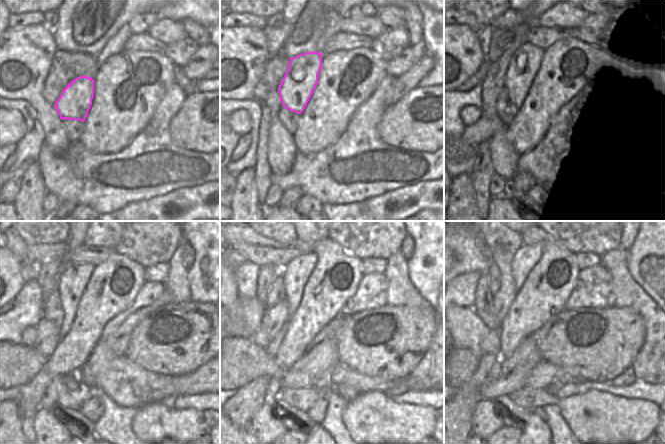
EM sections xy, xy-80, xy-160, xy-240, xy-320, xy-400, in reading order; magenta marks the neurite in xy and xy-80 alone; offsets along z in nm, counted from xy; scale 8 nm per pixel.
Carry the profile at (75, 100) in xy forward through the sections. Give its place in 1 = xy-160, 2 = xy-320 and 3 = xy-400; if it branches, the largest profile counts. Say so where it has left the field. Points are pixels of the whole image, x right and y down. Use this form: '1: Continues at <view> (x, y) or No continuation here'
1: Continues at xy-160 (525, 62)
2: Continues at xy-320 (295, 275)
3: Continues at xy-400 (527, 256)

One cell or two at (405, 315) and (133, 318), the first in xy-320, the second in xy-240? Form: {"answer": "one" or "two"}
{"answer": "two"}

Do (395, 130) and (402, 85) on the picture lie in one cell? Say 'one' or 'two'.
two

